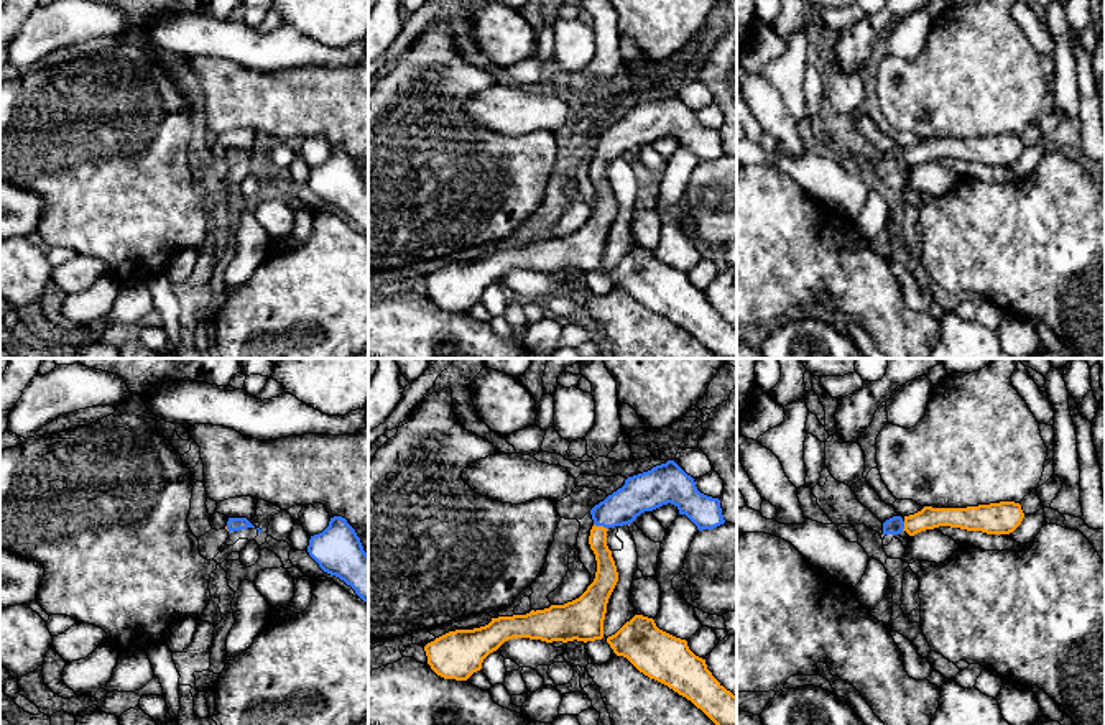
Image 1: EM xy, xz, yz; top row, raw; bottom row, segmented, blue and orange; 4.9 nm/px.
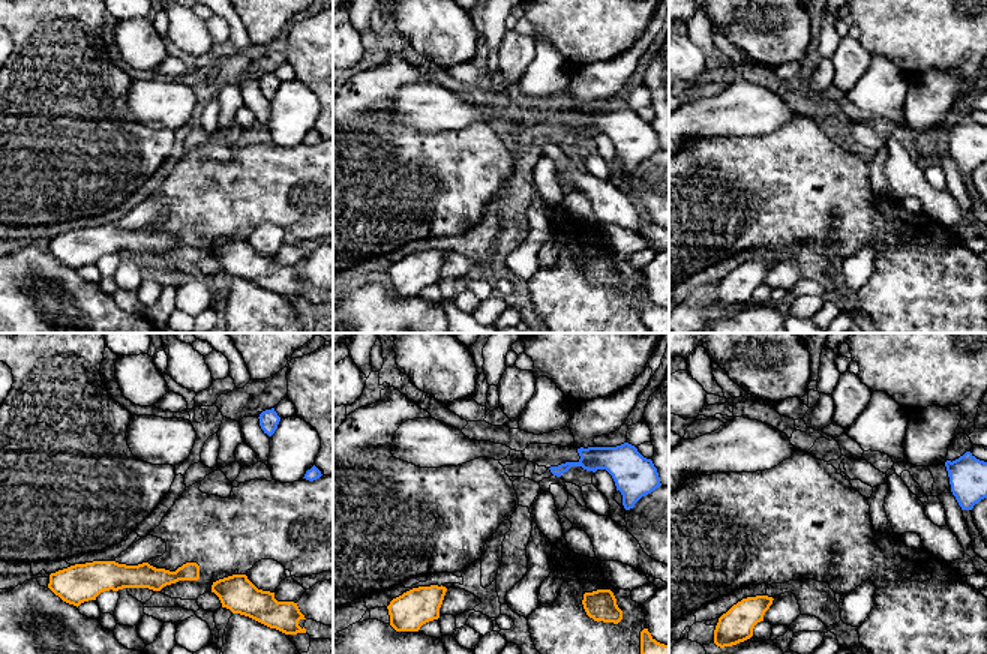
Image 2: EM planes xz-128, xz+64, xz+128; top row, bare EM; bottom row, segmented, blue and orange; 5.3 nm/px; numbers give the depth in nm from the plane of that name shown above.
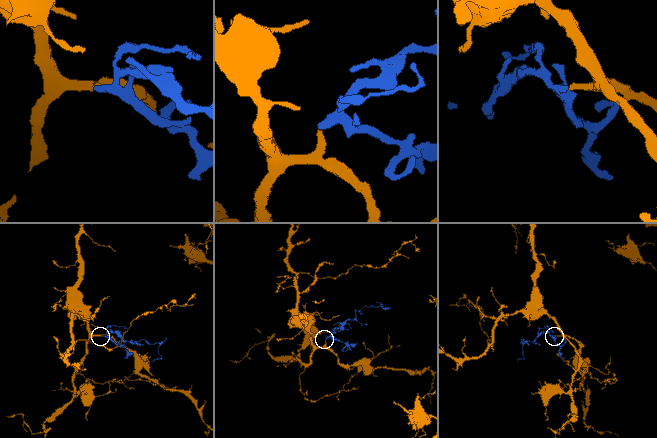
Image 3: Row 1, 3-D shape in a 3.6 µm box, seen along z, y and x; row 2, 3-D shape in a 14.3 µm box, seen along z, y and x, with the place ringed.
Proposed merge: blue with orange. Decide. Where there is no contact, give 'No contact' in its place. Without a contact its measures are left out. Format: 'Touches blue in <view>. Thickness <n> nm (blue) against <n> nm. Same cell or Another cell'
Touches blue in xz. Thickness 180 nm (blue) against 110 nm. Same cell

